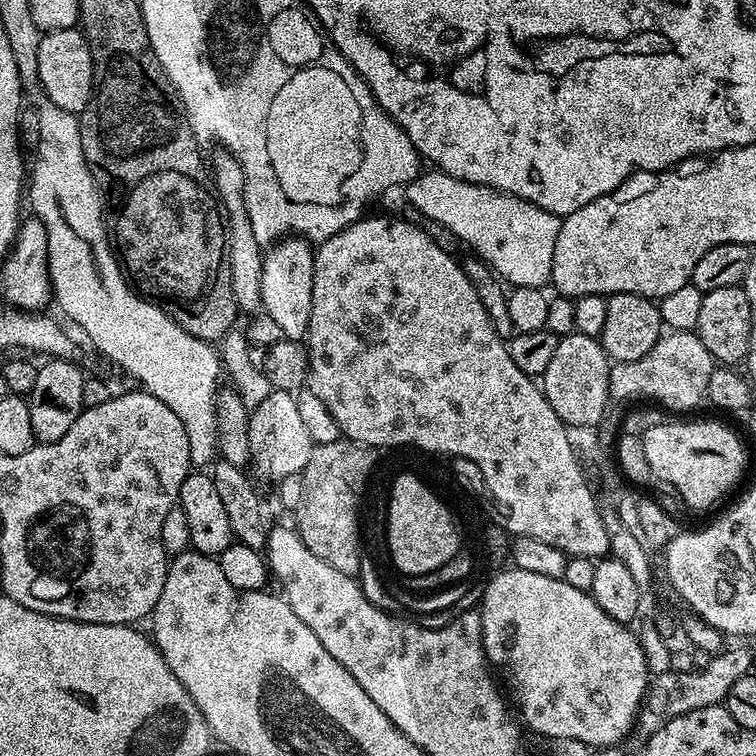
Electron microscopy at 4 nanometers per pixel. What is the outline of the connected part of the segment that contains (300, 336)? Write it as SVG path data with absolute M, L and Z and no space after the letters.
M284 238L281 244L276 244L272 249L263 253L264 265L261 276L261 302L267 319L279 327L283 339L303 341L308 335L310 322L310 306L314 294L314 248L309 241L303 238Z

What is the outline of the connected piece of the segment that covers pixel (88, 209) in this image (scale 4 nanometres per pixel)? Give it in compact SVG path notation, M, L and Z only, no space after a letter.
M40 98L36 104L36 157L30 160L30 179L26 184L26 200L32 203L31 215L35 219L42 222L42 226L46 226L46 234L48 235L48 277L52 280L52 296L60 303L60 308L88 335L88 340L105 356L108 360L113 360L118 367L124 372L129 372L134 379L137 380L139 387L150 393L154 398L158 398L162 402L166 402L166 406L170 406L170 410L174 410L174 414L178 414L178 418L182 418L182 426L186 426L186 438L190 438L190 458L193 465L208 466L212 459L217 459L217 429L216 429L216 398L217 393L221 391L220 376L222 378L222 363L219 351L209 341L194 338L194 334L190 334L186 330L182 330L182 326L178 326L178 322L174 322L168 317L168 313L160 307L159 304L151 299L142 298L140 293L132 287L131 283L126 279L124 270L120 266L120 261L113 252L111 243L108 238L108 229L104 222L104 214L106 205L102 199L100 186L90 174L90 166L86 166L86 158L82 154L82 134L80 133L80 122L77 113L67 112L58 106L54 106L54 102L50 102L47 98Z

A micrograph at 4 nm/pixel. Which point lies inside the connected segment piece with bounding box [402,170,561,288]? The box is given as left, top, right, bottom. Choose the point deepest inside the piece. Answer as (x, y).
(516, 239)

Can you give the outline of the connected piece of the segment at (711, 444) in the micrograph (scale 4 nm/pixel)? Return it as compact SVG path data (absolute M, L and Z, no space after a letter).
M688 420L685 424L665 422L646 430L646 458L657 481L669 484L692 508L712 508L744 476L744 444L724 424L716 420Z

